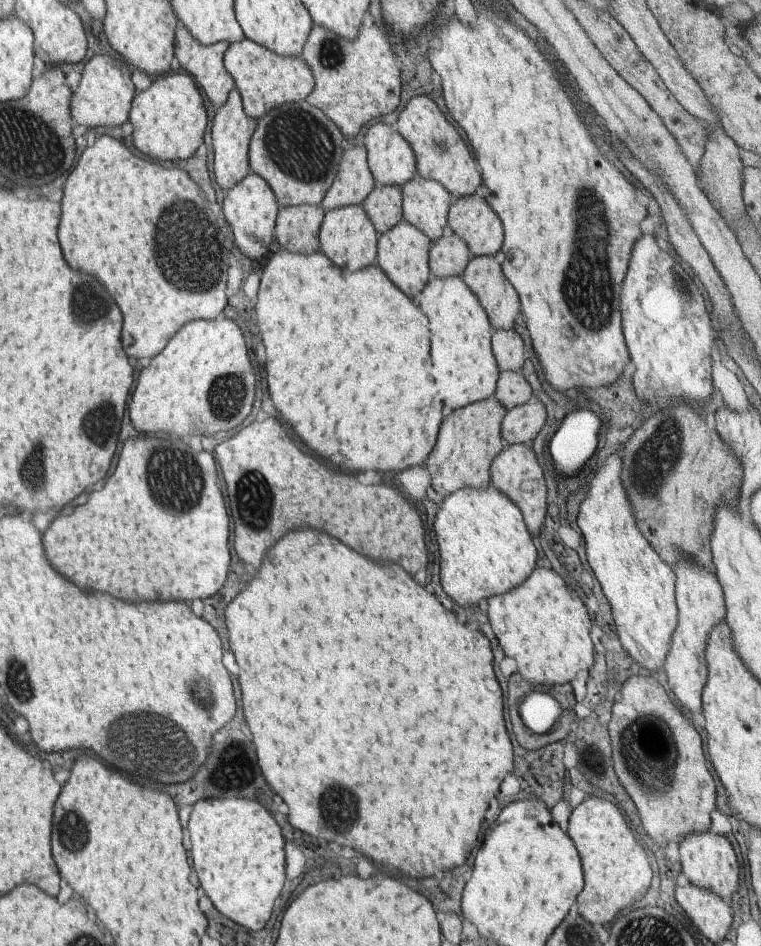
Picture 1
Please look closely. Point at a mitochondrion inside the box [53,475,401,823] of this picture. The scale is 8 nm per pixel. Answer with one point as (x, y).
(141, 745)

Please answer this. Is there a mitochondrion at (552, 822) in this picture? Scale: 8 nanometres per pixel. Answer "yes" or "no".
no

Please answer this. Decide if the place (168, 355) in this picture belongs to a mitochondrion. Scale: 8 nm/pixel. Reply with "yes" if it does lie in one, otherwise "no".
no

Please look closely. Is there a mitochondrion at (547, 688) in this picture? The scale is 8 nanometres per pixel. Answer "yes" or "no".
no

